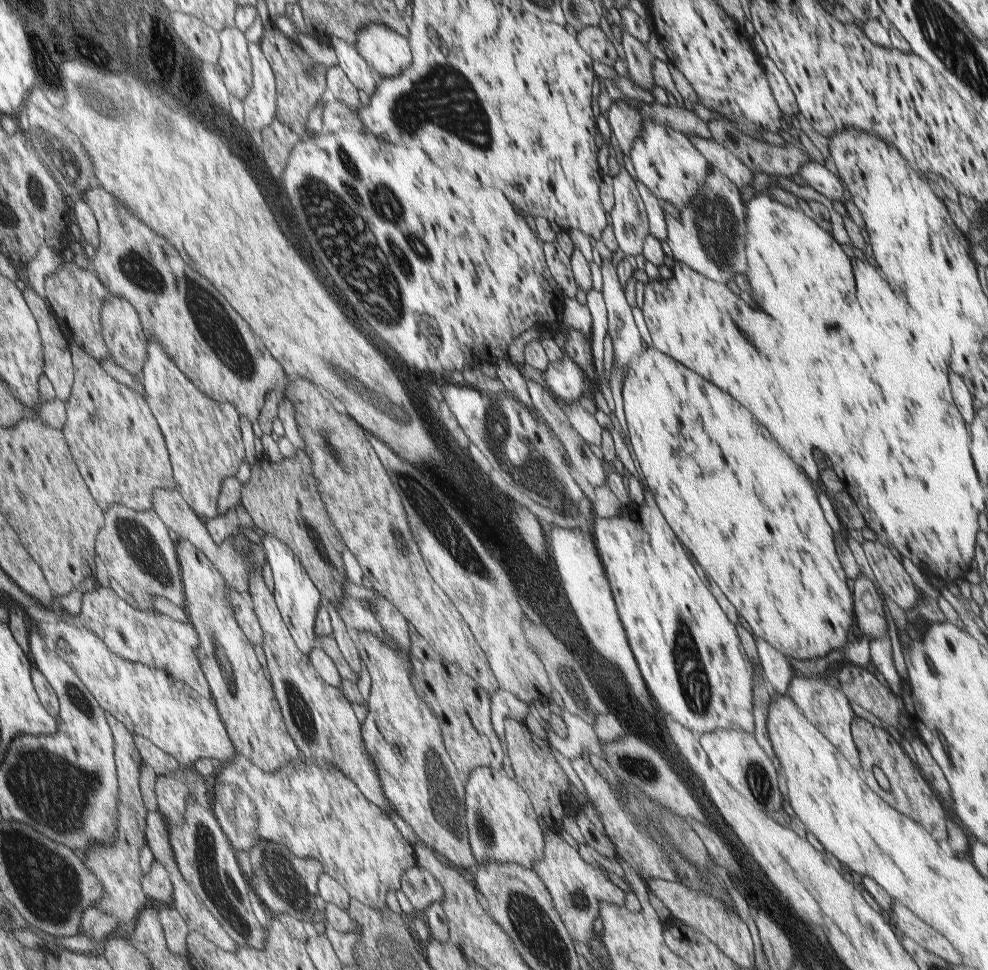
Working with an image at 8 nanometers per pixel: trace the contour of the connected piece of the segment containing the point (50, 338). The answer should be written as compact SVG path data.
M27 287L24 298L34 312L42 340L44 340L44 375L49 376L56 388L56 397L62 402L69 403L74 396L76 386L76 366L71 342L62 334L52 310L33 288Z

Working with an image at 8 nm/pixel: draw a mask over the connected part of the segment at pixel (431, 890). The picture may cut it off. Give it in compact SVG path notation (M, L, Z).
M422 866L409 868L402 874L401 889L415 908L415 914L421 915L430 908L430 904L441 902L444 889L440 881Z

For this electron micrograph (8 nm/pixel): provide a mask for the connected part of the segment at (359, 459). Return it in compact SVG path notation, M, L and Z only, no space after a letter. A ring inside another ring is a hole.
M292 379L286 396L296 406L298 424L314 461L320 498L370 586L402 612L414 633L424 636L432 648L440 648L438 652L444 660L454 662L456 650L456 664L466 674L470 674L488 692L498 690L497 678L480 644L474 644L474 648L466 644L466 622L457 605L446 596L429 572L418 542L410 532L399 491L392 484L361 425L338 412L332 402L333 397L328 398L326 392L311 380Z

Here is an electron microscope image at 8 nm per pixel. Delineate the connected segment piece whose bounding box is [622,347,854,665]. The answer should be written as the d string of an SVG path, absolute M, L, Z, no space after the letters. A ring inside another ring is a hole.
M648 347L640 354L636 362L632 362L626 369L626 377L622 385L623 412L627 428L625 435L630 439L634 456L640 464L640 470L644 474L648 488L653 492L657 507L670 520L670 528L678 532L678 538L686 548L690 548L690 554L696 558L706 572L710 572L710 578L716 584L722 584L722 592L726 592L728 600L736 606L738 614L746 620L746 624L752 628L754 635L760 640L771 644L780 654L797 660L813 659L822 663L825 657L832 650L840 650L842 646L848 644L848 630L854 622L854 610L852 610L852 594L846 586L846 576L842 570L834 538L832 538L832 528L828 526L822 508L816 498L816 490L812 482L806 478L806 474L790 460L785 449L778 446L778 442L770 436L769 429L762 426L742 404L738 404L730 394L722 392L718 386L710 384L702 376L698 376L686 365L680 364L674 357L666 356L656 347Z

